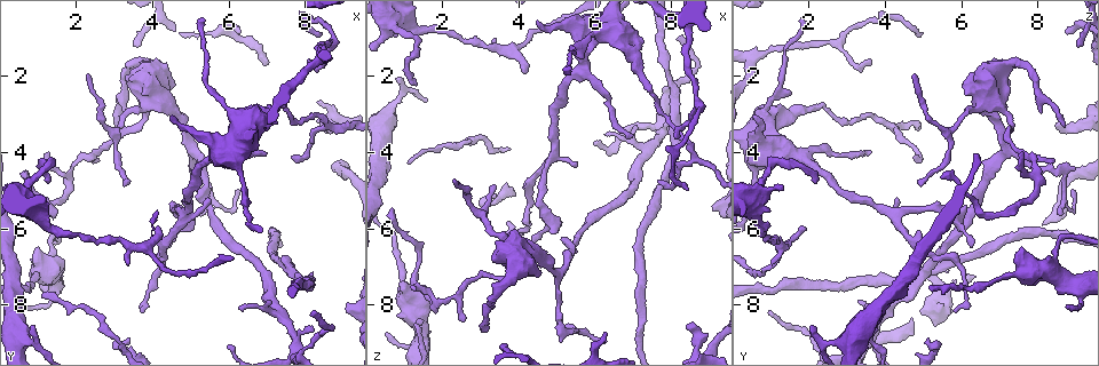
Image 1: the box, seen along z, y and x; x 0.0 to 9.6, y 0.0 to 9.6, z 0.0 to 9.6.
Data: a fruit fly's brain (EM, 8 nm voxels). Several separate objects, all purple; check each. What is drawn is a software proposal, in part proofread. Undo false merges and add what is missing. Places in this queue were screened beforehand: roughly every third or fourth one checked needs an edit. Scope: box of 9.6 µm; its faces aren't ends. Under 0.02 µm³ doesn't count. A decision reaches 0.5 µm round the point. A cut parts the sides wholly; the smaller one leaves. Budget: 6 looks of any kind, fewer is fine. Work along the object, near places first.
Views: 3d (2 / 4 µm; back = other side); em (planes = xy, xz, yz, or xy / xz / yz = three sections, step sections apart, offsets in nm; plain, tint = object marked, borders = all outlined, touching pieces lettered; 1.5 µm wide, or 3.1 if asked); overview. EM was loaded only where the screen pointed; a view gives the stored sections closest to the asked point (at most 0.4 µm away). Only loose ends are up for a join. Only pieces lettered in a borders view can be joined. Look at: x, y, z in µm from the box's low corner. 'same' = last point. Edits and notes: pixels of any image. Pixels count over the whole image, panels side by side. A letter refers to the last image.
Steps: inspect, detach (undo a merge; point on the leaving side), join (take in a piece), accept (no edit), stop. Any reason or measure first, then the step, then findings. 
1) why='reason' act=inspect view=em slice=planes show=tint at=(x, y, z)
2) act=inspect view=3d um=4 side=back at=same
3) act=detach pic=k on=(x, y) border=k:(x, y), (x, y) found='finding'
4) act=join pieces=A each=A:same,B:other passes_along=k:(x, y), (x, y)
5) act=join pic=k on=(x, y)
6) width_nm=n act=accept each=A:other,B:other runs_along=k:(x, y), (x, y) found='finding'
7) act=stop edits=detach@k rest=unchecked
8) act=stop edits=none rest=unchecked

why='thin end' act=inspect view=3d um=4 at=(6.25, 5.00, 8.85)

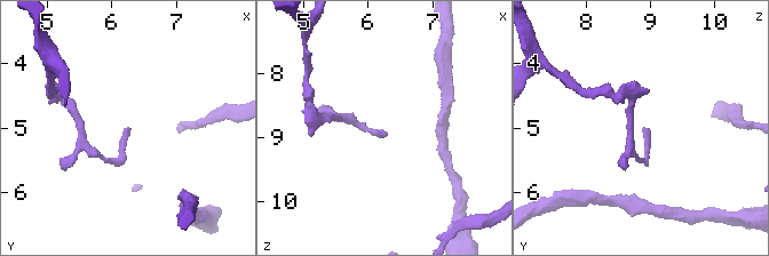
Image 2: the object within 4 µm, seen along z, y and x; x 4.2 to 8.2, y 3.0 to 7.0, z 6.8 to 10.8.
why='need the tissue' act=inspect view=em slice=planes show=borders at=(6.20, 5.00, 8.85)

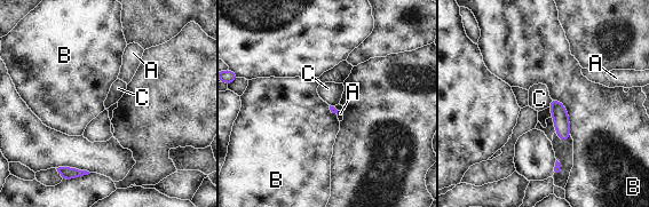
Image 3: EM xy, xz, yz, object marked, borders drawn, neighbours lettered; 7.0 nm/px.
longest_contact=B:280nm act=accept each=A:other,B:other,C:other border=3:(552, 100), (548, 106) found='none of them fits'

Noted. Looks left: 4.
why='abrupt turn' act=inspect view=3d um=2 at=(1.40, 6.25, 8.70)

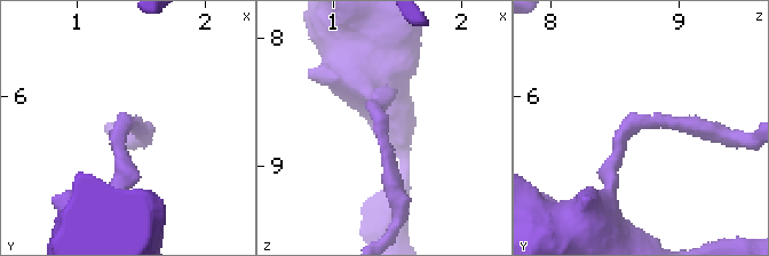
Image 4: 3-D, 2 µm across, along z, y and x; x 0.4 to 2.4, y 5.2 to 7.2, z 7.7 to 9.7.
act=inspect view=em slice=planes show=tint at=(1.36, 6.22, 8.68)

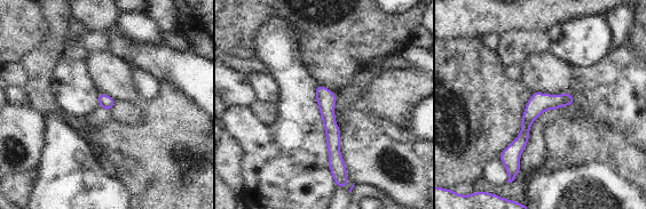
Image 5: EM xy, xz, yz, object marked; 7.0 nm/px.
act=inspect view=em slice=planes show=borders at=same

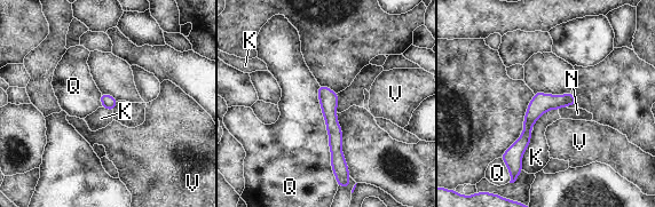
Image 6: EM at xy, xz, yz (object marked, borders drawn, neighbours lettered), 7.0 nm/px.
act=accept each=K:other,N:other,Q:other,V:other border=6:(533, 132), (522, 158), (522, 169) found='all the same cell'

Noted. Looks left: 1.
act=stop edits=none rest=unchecked

